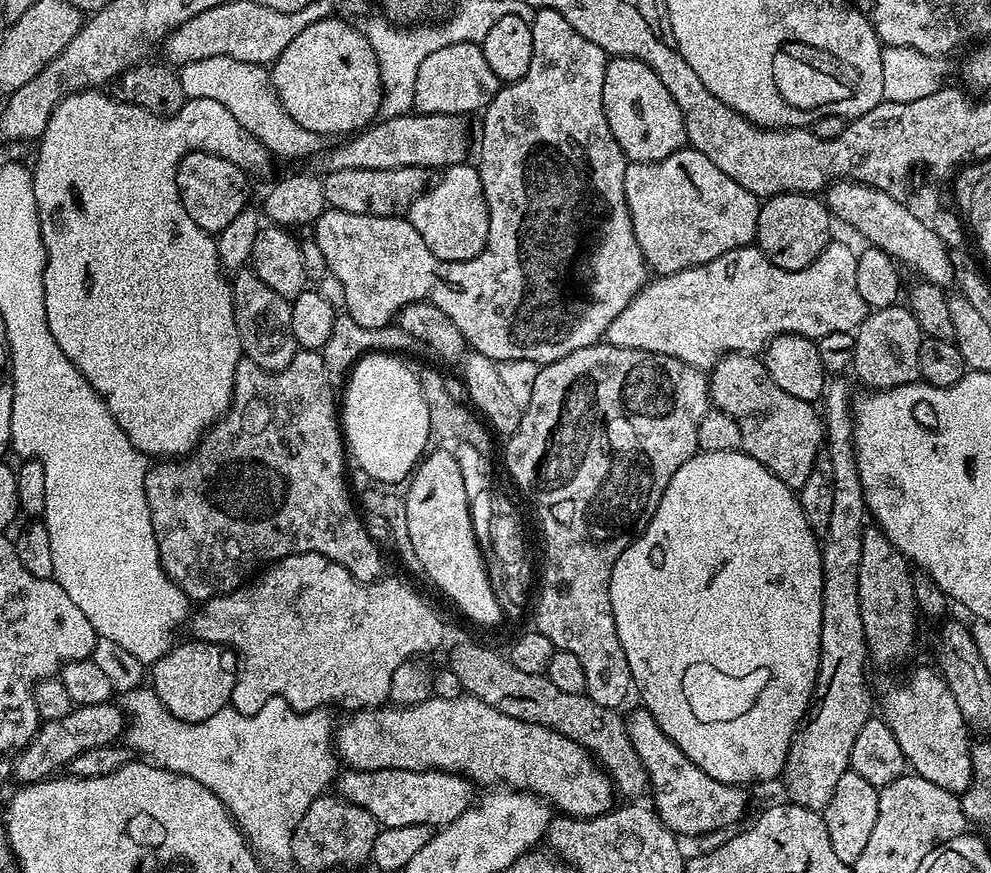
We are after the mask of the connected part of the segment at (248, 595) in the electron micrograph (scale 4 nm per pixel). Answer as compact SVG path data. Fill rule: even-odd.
M317 552L294 554L267 565L259 575L241 584L234 591L228 592L224 596L216 596L213 600L203 601L197 607L200 609L197 612L195 609L191 613L191 635L195 639L205 640L211 644L225 645L236 653L238 671L230 704L231 707L238 710L238 714L246 714L247 716L258 714L258 710L262 710L264 703L275 696L282 698L293 710L301 714L320 710L325 706L332 706L328 704L337 704L340 708L348 708L347 710L379 708L389 703L388 695L390 694L390 682L394 679L394 670L398 670L398 666L402 666L406 661L419 657L419 652L434 651L444 640L444 624L440 621L439 614L414 589L407 588L400 580L388 579L381 578L372 584L363 584L358 582L358 578L351 576L338 562L334 562L322 554Z

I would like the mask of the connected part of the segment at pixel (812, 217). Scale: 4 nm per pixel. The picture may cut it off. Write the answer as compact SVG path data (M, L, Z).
M783 192L767 197L761 203L754 244L766 259L774 262L774 266L787 272L802 270L813 264L830 243L831 236L828 235L832 232L832 224L834 225L834 220L828 211L828 205L819 195Z

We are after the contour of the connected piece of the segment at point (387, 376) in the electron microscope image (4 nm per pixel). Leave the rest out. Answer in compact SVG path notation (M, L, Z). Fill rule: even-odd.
M369 353L353 364L344 384L346 390L342 392L340 417L347 455L351 461L353 458L355 467L364 470L382 486L405 481L429 447L429 413L419 375L401 360L401 357L389 353Z

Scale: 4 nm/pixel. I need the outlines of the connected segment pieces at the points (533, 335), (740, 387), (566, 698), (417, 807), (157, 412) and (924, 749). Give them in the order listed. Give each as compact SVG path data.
M535 9L530 20L532 37L534 38L534 54L530 58L530 67L520 80L505 83L494 94L487 108L483 109L484 125L480 128L480 177L482 190L488 203L490 214L490 230L488 241L484 248L474 258L469 260L443 260L428 251L422 242L422 234L414 230L414 226L404 216L371 216L370 214L346 214L326 210L317 218L314 225L314 239L326 257L328 275L338 278L342 282L342 291L346 294L343 311L358 326L371 328L384 328L399 317L400 312L414 302L430 302L438 306L454 318L454 326L462 330L468 339L468 347L478 354L486 354L486 358L494 361L525 360L541 366L554 362L558 358L566 358L566 354L574 354L574 350L582 350L586 346L601 343L608 335L610 322L630 306L630 302L640 289L650 280L650 269L644 260L642 250L638 246L638 238L634 238L634 226L630 222L630 210L626 206L624 193L624 175L629 166L629 161L624 159L624 151L618 146L614 134L610 134L610 122L606 122L606 114L602 106L602 78L606 74L609 57L604 55L590 38L582 38L558 10Z
M729 352L722 356L711 369L708 382L708 395L711 407L719 412L730 414L738 422L738 430L742 430L742 451L750 458L762 462L766 470L770 470L787 488L798 490L806 478L810 478L810 470L816 457L821 455L825 443L824 422L817 405L810 400L794 398L794 394L786 394L774 378L766 370L763 359L759 355L746 352Z
M460 644L449 654L448 660L447 663L452 672L458 674L458 682L462 682L467 695L486 702L486 706L490 706L502 714L510 714L510 718L546 726L574 742L578 742L578 746L591 752L600 767L604 769L604 773L612 780L613 789L619 795L621 792L624 798L640 798L643 792L645 795L649 791L648 775L630 742L630 736L626 734L625 717L617 709L598 706L598 702L591 700L587 694L566 694L562 690L558 690L554 686L554 682L548 680L547 675L525 674L522 670L518 670L518 666L514 666L514 662L508 660L503 651L495 652L494 649L487 648L484 644Z
M431 768L425 772L418 770L344 770L339 773L334 784L335 791L344 800L352 804L362 806L362 810L374 814L374 818L380 823L381 828L397 828L398 826L426 826L433 830L439 830L444 825L454 822L471 808L474 803L474 785L466 776L459 772L438 772Z
M100 90L74 92L64 97L60 105L50 114L50 122L38 141L40 149L36 152L36 164L32 168L34 182L34 202L38 206L38 218L44 243L44 305L46 322L54 342L62 346L62 354L74 362L74 366L94 386L96 393L106 402L110 414L122 426L126 438L134 442L139 452L148 458L183 458L200 443L200 437L227 412L234 390L234 370L240 357L238 326L234 322L234 302L229 277L222 271L217 241L206 230L202 230L186 214L182 198L178 194L178 166L188 152L209 152L234 162L234 166L244 169L249 177L264 176L274 163L266 146L254 138L234 119L234 114L214 102L214 98L185 99L182 110L176 116L155 116L142 106L126 104L115 95L103 96Z
M935 667L916 668L901 684L890 685L878 696L878 712L894 730L907 767L915 775L947 792L966 791L972 777L970 733L958 702L954 702L954 694Z

